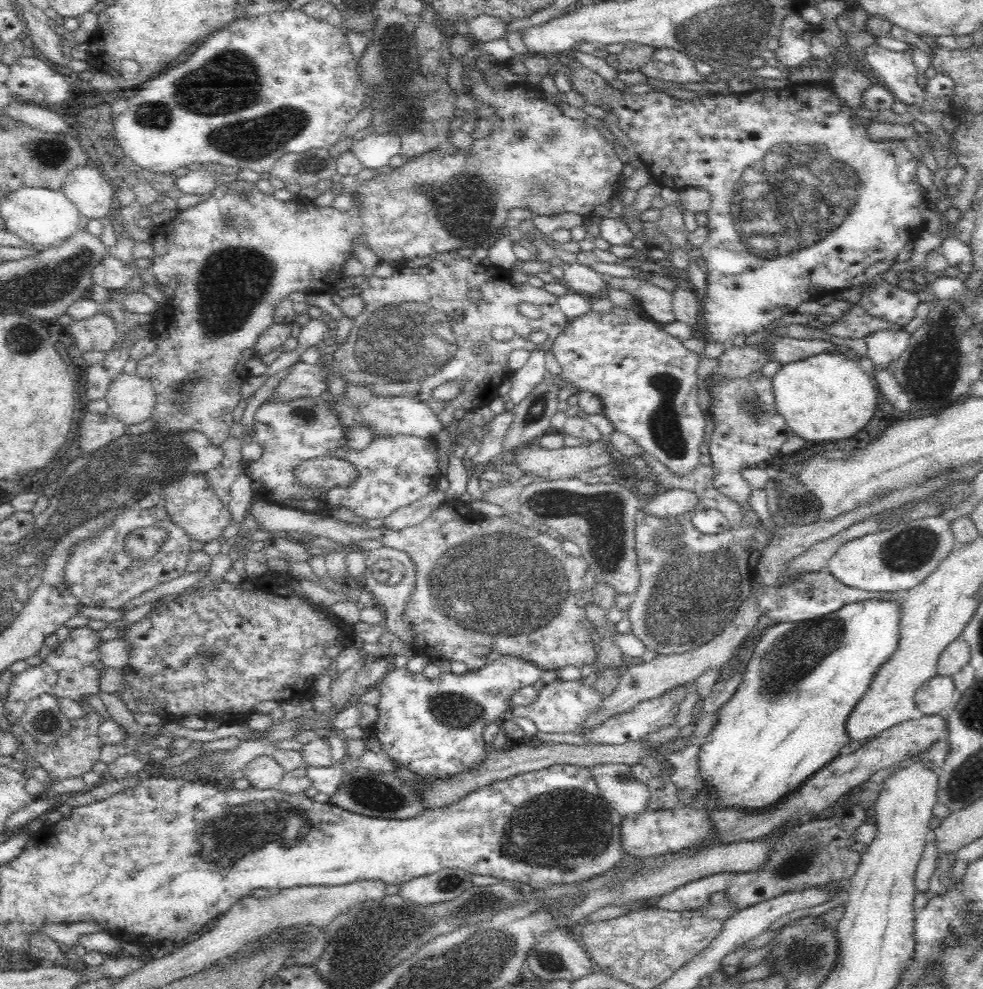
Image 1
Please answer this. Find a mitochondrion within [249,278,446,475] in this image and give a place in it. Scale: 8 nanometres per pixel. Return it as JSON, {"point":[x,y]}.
{"point":[359,405]}

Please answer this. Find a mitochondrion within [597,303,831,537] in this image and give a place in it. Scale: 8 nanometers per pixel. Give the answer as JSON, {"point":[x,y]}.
{"point":[747,404]}

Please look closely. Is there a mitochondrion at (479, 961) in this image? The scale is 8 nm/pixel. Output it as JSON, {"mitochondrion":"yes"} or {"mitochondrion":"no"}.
{"mitochondrion":"yes"}

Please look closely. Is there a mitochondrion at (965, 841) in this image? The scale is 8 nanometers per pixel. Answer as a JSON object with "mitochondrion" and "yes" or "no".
{"mitochondrion":"no"}

